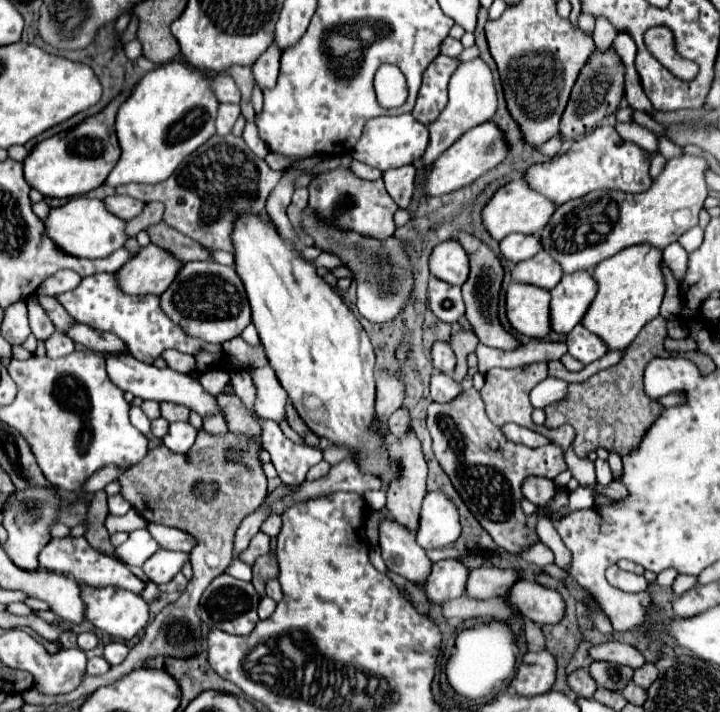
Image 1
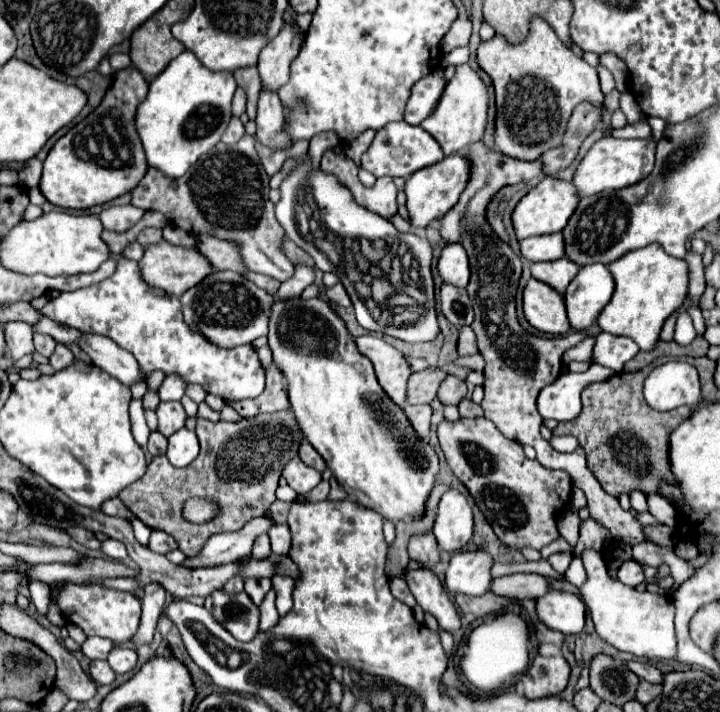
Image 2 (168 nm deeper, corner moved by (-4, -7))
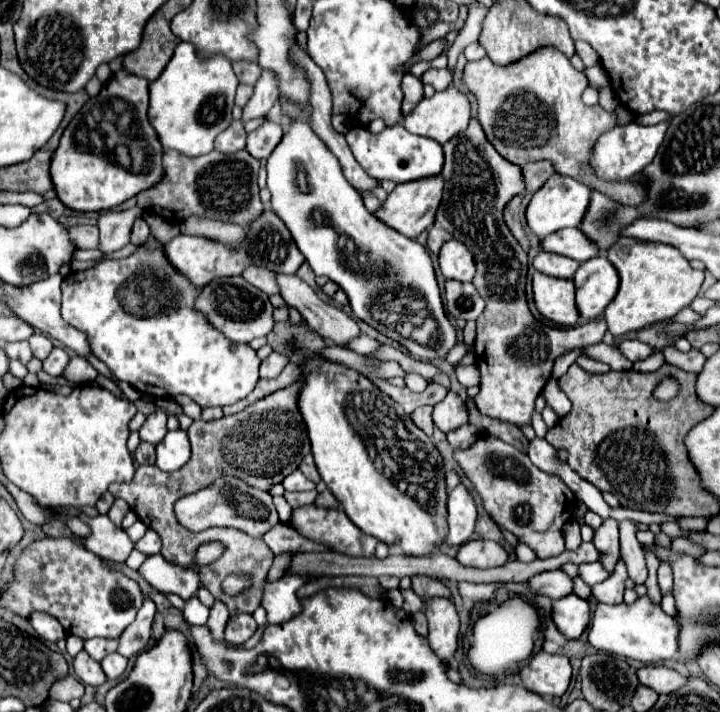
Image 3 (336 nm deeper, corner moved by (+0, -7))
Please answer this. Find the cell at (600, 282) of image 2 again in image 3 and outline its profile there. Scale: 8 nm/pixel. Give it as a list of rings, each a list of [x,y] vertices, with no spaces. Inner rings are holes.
[[[604,256],[584,262],[574,274],[576,304],[582,318],[598,318],[618,292],[618,272]]]

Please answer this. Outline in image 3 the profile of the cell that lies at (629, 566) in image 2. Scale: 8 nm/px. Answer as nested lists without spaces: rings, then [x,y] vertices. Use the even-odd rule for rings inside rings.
[[[620,558],[618,564],[616,564],[616,572],[610,574],[610,578],[606,578],[604,582],[596,584],[592,588],[594,592],[594,598],[598,602],[604,602],[604,604],[622,604],[622,594],[624,594],[624,580],[628,578],[628,572],[626,572],[626,566],[624,566],[624,560]]]

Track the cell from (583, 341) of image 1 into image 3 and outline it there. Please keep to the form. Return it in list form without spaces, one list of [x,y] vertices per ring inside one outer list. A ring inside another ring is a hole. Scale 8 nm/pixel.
[[[628,338],[628,340],[622,340],[618,348],[620,348],[620,350],[622,350],[622,354],[624,354],[628,360],[632,360],[632,362],[644,360],[644,358],[648,358],[650,354],[654,354],[654,352],[658,350],[658,348],[652,348],[652,346],[644,344],[644,342],[632,340],[632,338]]]

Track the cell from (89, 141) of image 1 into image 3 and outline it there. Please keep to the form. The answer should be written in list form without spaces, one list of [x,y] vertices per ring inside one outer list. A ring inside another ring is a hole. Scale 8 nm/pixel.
[[[126,70],[116,72],[100,90],[98,96],[90,98],[82,110],[72,118],[68,128],[64,130],[60,138],[60,146],[56,148],[52,156],[50,174],[54,180],[54,188],[58,192],[58,198],[72,210],[110,210],[128,198],[152,188],[160,176],[164,176],[162,166],[162,154],[160,140],[148,122],[148,80],[134,76]]]

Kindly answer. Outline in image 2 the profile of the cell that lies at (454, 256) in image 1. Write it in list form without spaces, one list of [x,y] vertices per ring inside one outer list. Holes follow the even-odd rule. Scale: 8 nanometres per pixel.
[[[446,244],[438,260],[438,274],[444,282],[458,288],[466,288],[470,278],[470,266],[468,256],[460,244]]]

